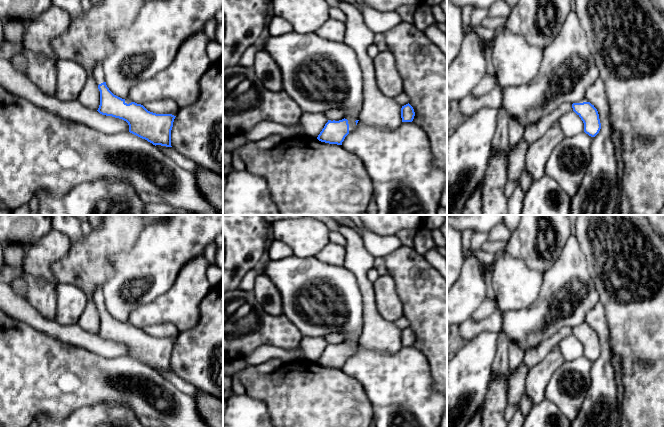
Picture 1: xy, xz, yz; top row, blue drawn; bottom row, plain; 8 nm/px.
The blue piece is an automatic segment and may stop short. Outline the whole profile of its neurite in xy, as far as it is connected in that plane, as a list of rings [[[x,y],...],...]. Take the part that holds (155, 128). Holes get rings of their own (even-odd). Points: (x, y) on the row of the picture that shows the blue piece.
[[[101,63],[93,69],[92,77],[100,91],[100,105],[97,110],[100,114],[126,121],[130,133],[147,140],[155,146],[172,147],[171,130],[176,116],[150,112],[141,104],[114,95],[106,85]]]

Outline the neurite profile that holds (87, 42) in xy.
[[[101,0],[98,5],[72,18],[68,30],[52,41],[59,60],[80,64],[92,72],[115,49],[110,34],[129,27],[146,0]]]

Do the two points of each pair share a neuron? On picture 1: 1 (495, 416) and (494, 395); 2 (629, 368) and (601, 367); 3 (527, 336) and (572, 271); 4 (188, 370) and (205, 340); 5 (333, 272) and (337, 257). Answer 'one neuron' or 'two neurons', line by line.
1: one neuron
2: two neurons
3: one neuron
4: one neuron
5: two neurons

